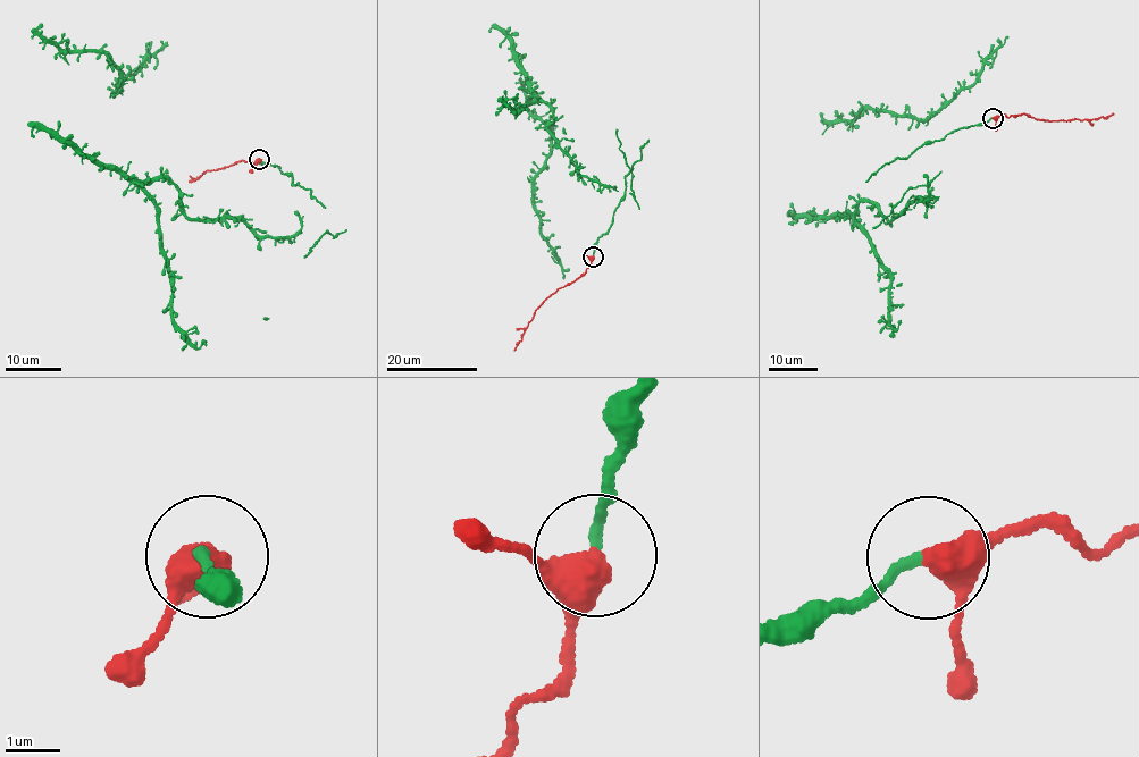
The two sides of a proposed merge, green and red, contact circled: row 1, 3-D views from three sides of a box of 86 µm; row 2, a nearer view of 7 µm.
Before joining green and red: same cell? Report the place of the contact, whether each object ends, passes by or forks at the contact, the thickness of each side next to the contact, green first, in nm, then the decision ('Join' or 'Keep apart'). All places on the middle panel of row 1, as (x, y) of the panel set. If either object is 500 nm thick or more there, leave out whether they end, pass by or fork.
Place: (593, 257). At the ring green ends. At the ring red passes by. Thickness 160 nm (green) against 400 nm. Join

